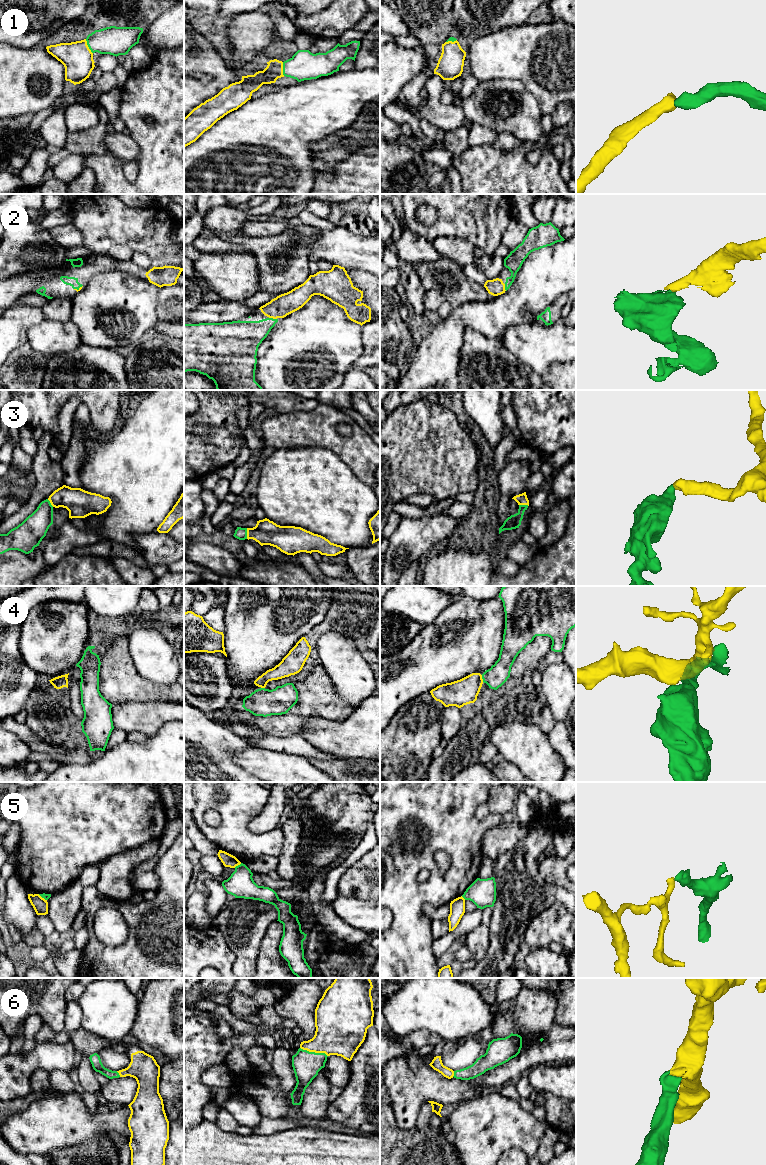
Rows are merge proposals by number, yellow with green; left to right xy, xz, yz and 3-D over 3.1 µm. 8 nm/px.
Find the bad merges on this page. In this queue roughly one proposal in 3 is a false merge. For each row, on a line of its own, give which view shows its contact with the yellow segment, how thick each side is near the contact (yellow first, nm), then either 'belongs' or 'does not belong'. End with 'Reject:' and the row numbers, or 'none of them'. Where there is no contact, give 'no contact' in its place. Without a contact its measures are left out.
1: xy | 240/220 nm | belongs
2: xz | 170/240 nm | belongs
3: xz | 200/100 nm | belongs
4: yz | 200/170 nm | does not belong
5: xz | 110/220 nm | does not belong
6: xz | 360/220 nm | belongs
Reject: 4, 5

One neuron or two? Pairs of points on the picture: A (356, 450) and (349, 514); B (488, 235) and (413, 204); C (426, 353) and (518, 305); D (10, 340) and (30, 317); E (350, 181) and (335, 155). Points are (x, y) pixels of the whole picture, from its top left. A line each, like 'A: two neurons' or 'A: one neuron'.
A: two neurons
B: one neuron
C: one neuron
D: one neuron
E: two neurons

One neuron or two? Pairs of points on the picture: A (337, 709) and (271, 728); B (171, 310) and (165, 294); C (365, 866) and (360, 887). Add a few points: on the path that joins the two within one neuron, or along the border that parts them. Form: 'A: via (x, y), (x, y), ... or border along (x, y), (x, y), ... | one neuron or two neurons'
A: via (321, 709), (304, 709), (287, 724) | one neuron
B: via (171, 306), (169, 298) | one neuron
C: via (365, 871), (365, 880), (363, 882) | one neuron

